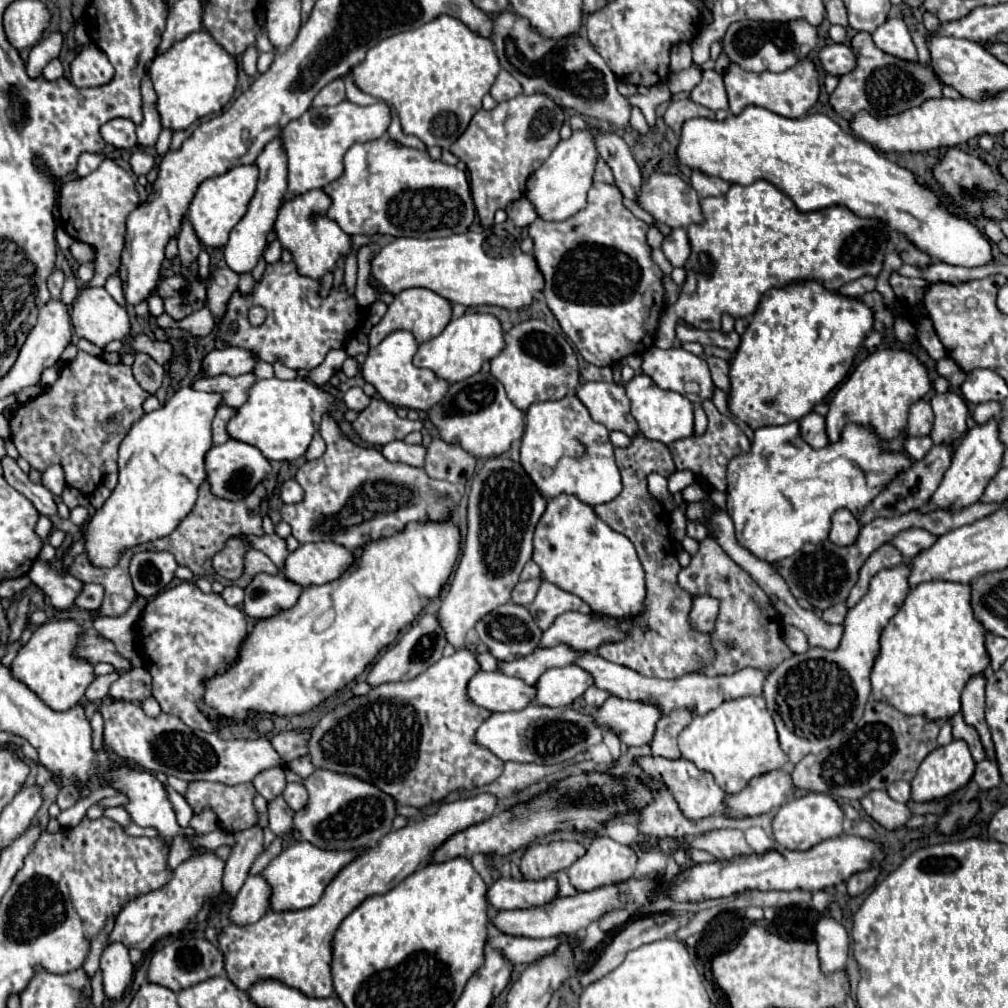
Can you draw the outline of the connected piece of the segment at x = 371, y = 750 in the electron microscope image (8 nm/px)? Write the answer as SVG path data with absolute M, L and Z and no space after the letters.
M462 648L448 658L440 658L410 682L384 684L370 690L366 696L350 698L342 706L336 706L308 730L308 756L314 768L332 770L336 774L352 774L354 778L372 782L372 786L392 796L398 806L412 808L422 808L438 802L458 788L476 788L490 784L500 776L504 762L500 762L490 750L484 750L474 742L476 728L490 716L488 710L474 706L466 694L466 684L478 670L480 666L476 662L476 656Z

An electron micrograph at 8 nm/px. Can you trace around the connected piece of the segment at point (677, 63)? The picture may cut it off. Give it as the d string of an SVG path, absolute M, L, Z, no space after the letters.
M678 42L672 48L672 62L670 62L670 72L684 70L692 64L692 46L690 42Z

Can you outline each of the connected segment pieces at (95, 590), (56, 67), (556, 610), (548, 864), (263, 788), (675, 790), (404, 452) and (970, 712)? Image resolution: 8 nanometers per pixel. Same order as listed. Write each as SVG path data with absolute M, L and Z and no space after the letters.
M86 584L80 596L76 598L76 606L84 610L98 610L104 600L104 588L100 584Z
M56 58L56 60L52 60L46 68L44 68L44 72L42 72L42 76L44 76L44 80L58 80L58 78L62 78L62 64L60 64L60 60Z
M542 580L534 602L528 606L528 612L532 614L532 618L540 626L540 630L546 630L554 622L554 618L564 612L590 614L592 610L578 596L560 590L558 586L550 584L548 580Z
M550 842L532 844L522 856L520 872L528 880L544 880L558 870L570 868L580 856L584 856L584 846L580 842Z
M268 768L268 770L262 770L254 780L252 780L254 788L266 798L266 800L272 800L276 798L278 794L284 792L286 788L286 778L284 778L284 772L282 768Z
M638 756L634 762L642 768L646 778L650 780L662 780L664 786L672 792L680 812L688 820L700 820L712 814L722 814L724 812L724 798L728 796L716 782L710 772L698 770L690 760L678 758L678 760L668 760L668 758L652 758L652 756Z
M396 440L396 442L386 444L380 452L388 462L402 462L408 466L424 466L424 456L426 456L424 446L412 446L402 440Z
M984 674L972 676L968 680L966 688L962 690L962 714L964 714L964 720L978 730L988 758L994 760L994 746L992 746L990 730L984 718L984 688L986 688Z

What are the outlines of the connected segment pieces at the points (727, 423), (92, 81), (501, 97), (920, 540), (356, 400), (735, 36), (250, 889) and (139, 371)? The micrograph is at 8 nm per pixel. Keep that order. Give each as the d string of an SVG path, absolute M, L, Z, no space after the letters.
M712 400L702 402L702 408L708 416L708 430L704 432L704 436L690 436L690 438L670 442L668 450L674 458L676 470L692 470L710 488L716 488L716 490L724 492L726 490L726 466L728 466L730 458L734 458L736 454L748 452L750 442L748 442L746 434L736 426L736 422L730 416L724 416L716 410Z
M94 44L80 50L70 70L72 70L72 84L76 88L104 86L114 78L114 66L106 58L106 54L98 50Z
M500 70L500 74L496 76L496 82L492 84L490 96L496 102L504 102L504 100L510 100L510 98L514 98L518 94L522 94L522 86L506 70Z
M902 530L888 544L896 546L900 554L904 554L904 560L912 560L916 554L930 548L934 542L936 542L936 536L928 534L926 530Z
M353 387L344 396L346 406L351 410L362 411L370 403L370 398L361 387Z
M740 20L730 24L722 38L722 50L730 62L738 64L748 72L784 72L798 60L804 60L818 44L816 28L804 20L794 22L756 22Z
M248 876L230 908L230 922L246 926L258 922L270 908L270 886L262 876Z
M136 354L136 360L132 364L132 372L136 382L148 392L156 394L156 390L162 386L164 380L164 366L156 364L150 356L146 354Z

